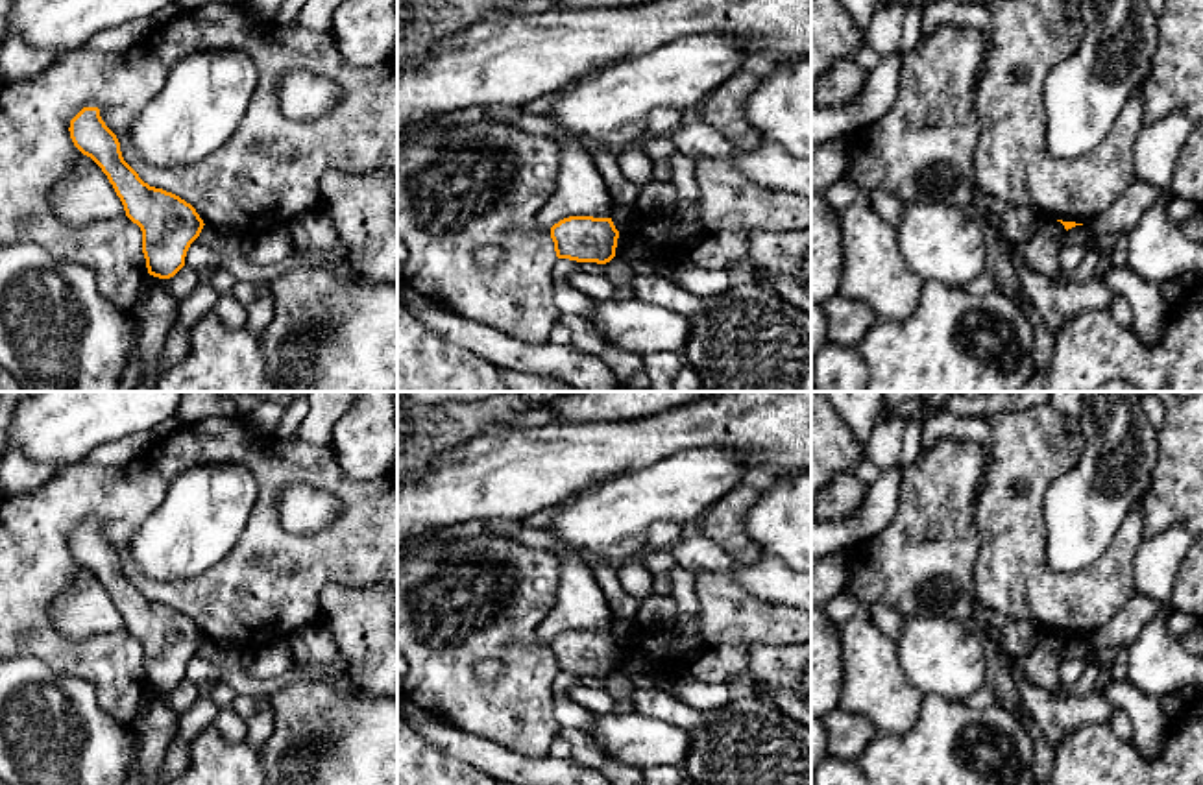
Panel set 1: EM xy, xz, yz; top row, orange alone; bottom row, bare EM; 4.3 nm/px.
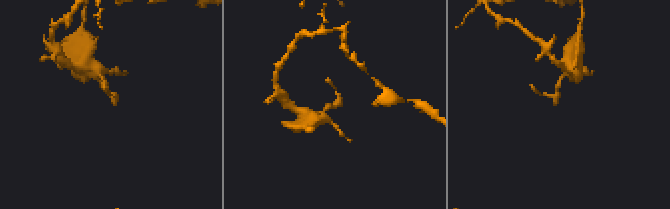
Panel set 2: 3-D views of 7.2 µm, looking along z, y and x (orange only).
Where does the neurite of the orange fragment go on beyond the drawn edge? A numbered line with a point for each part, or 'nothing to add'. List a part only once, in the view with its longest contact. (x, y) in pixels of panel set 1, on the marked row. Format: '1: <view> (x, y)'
nothing to add

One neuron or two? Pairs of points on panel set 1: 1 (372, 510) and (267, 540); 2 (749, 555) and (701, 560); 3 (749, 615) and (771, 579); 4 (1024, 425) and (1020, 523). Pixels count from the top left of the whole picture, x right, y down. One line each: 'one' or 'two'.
1: one
2: two
3: two
4: one

